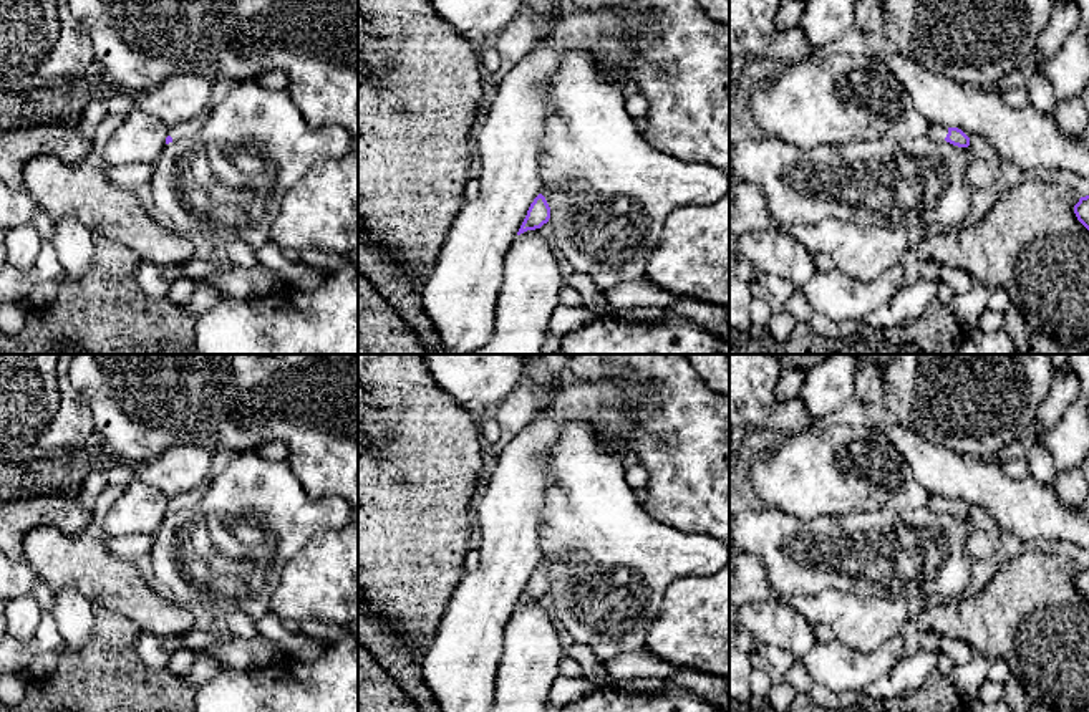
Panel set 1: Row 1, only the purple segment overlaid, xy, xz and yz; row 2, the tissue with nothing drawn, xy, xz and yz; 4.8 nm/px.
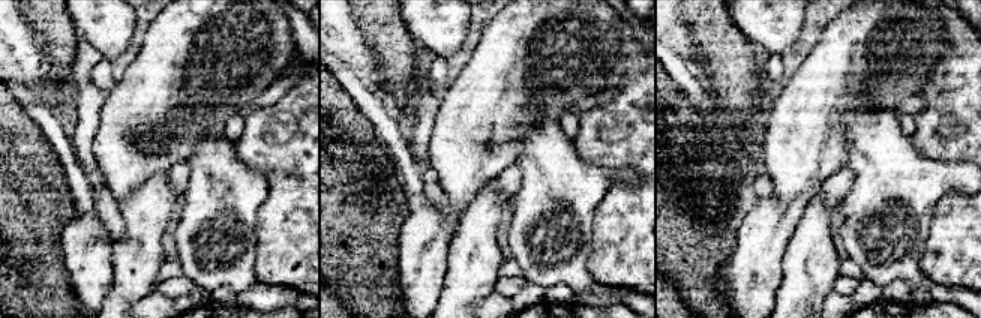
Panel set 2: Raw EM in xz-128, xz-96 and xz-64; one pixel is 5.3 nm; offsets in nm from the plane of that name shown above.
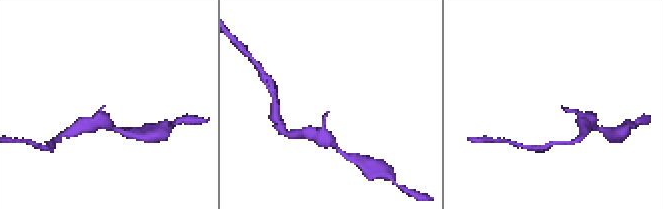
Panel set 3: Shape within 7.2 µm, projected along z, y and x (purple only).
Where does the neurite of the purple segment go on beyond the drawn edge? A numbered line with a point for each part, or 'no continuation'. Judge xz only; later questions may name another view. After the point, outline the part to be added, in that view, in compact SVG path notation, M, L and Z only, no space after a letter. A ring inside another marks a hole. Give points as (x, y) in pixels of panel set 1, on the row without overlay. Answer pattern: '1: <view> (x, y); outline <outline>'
no continuation

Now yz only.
1: yz (937, 504); outline M932 495L930 497L930 505L928 505L930 510L945 512L946 505L948 505L948 498L940 497L940 495Z

